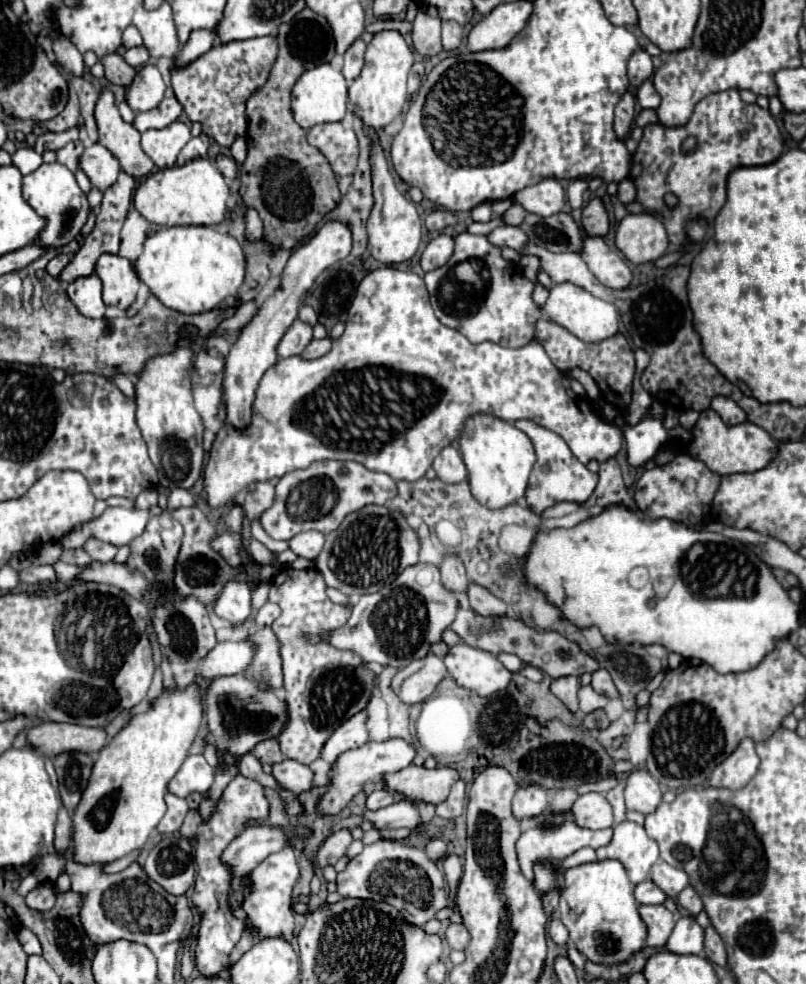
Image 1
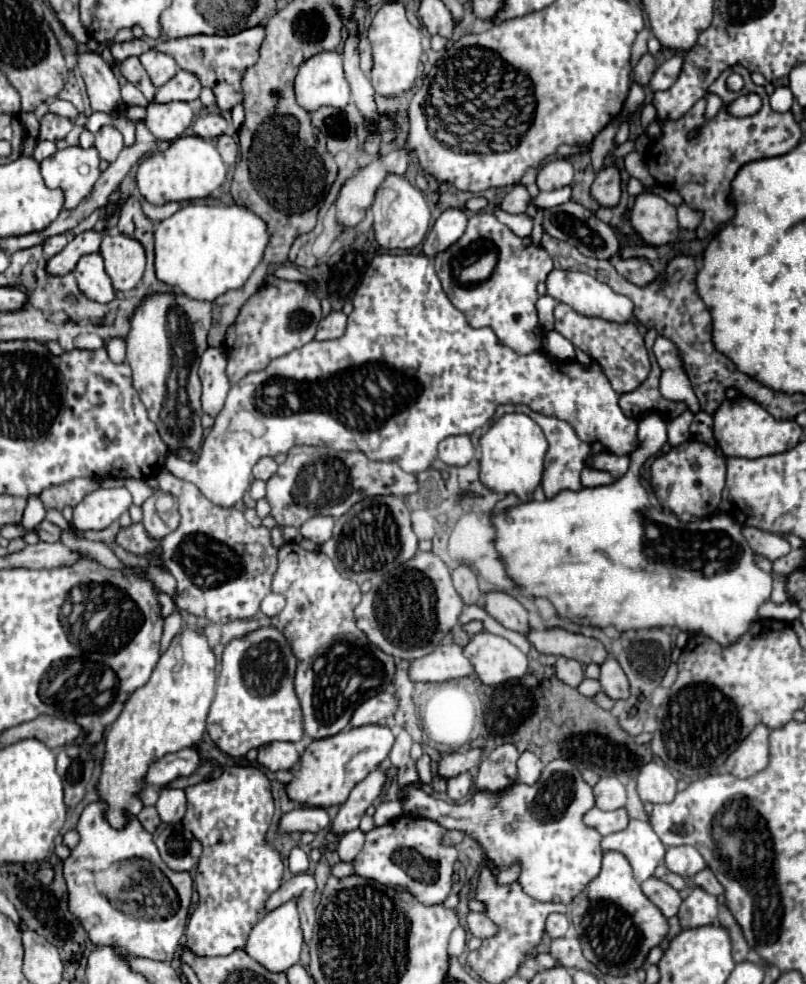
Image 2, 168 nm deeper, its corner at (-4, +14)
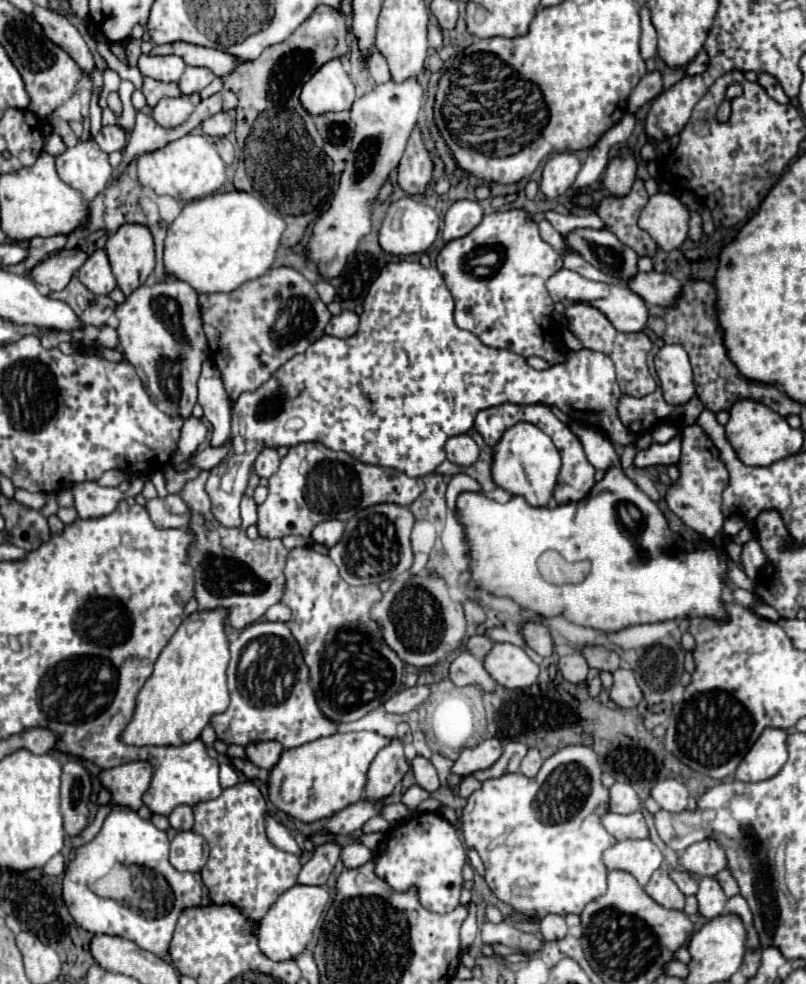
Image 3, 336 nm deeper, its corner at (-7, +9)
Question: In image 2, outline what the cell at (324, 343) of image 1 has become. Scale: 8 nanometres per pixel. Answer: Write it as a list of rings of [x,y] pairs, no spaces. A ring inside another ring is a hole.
[[[331,311],[327,317],[323,317],[319,321],[319,329],[315,339],[323,341],[323,339],[337,339],[345,333],[345,325],[347,325],[347,315],[343,311]]]

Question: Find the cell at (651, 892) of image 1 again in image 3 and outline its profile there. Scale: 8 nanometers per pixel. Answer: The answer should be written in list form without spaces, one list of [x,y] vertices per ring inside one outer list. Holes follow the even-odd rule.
[[[672,870],[672,872],[670,872],[670,878],[672,878],[674,884],[680,888],[682,894],[686,894],[686,896],[696,894],[696,890],[698,890],[698,882],[696,882],[696,878],[692,878],[690,874],[680,872],[680,870]]]

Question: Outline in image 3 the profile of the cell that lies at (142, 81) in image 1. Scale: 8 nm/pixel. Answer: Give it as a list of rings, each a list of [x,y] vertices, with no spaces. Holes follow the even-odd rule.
[[[142,54],[138,60],[138,68],[144,76],[150,76],[160,82],[178,82],[186,64],[178,56],[146,56]]]

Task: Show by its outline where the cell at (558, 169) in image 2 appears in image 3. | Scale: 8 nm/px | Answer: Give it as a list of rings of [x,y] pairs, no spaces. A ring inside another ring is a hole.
[[[570,152],[556,154],[544,166],[540,190],[544,192],[546,198],[554,200],[554,198],[566,194],[566,190],[576,180],[578,172],[580,172],[580,162],[574,154],[570,154]]]

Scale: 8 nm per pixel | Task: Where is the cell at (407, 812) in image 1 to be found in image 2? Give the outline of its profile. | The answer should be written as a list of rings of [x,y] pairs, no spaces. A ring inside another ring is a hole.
[[[553,759],[551,763],[547,763],[543,767],[539,781],[531,787],[523,785],[523,783],[515,783],[499,793],[475,789],[473,797],[467,803],[447,803],[447,801],[435,799],[433,795],[427,795],[425,791],[413,789],[413,787],[403,787],[399,797],[405,799],[403,811],[407,811],[411,815],[417,813],[419,817],[425,817],[425,819],[433,819],[447,829],[461,831],[461,833],[469,835],[471,839],[475,839],[479,843],[479,847],[483,849],[485,857],[489,861],[493,861],[493,865],[497,869],[507,869],[513,863],[519,863],[521,873],[519,873],[517,881],[521,885],[521,889],[537,901],[569,905],[599,875],[601,857],[603,857],[603,851],[599,847],[601,833],[583,823],[583,815],[595,805],[593,787],[583,781],[581,771],[567,759]]]

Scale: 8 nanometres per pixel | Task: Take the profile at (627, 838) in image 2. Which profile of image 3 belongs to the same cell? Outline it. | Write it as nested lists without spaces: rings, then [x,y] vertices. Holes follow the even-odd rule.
[[[650,838],[644,840],[620,840],[604,852],[604,864],[608,870],[630,872],[640,886],[646,886],[650,876],[660,868],[664,856]]]

